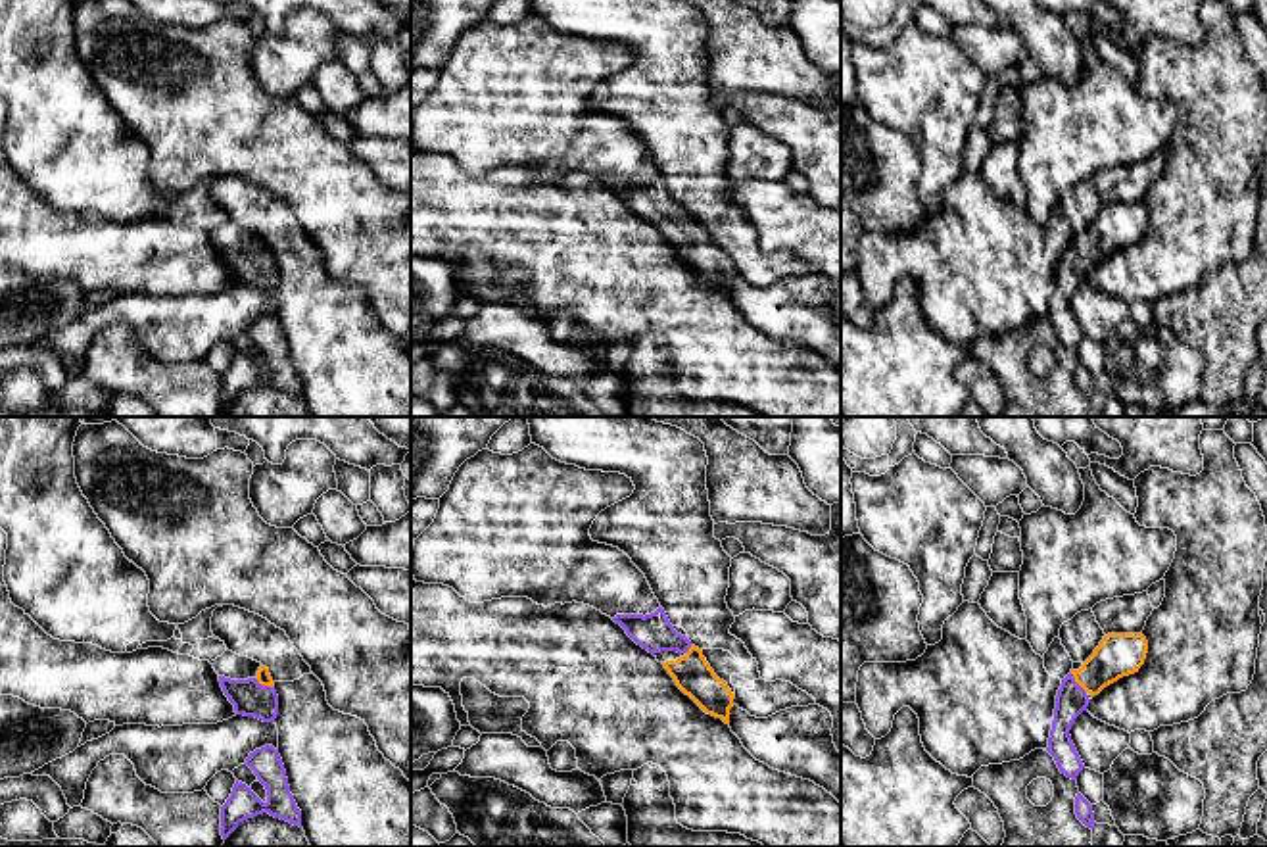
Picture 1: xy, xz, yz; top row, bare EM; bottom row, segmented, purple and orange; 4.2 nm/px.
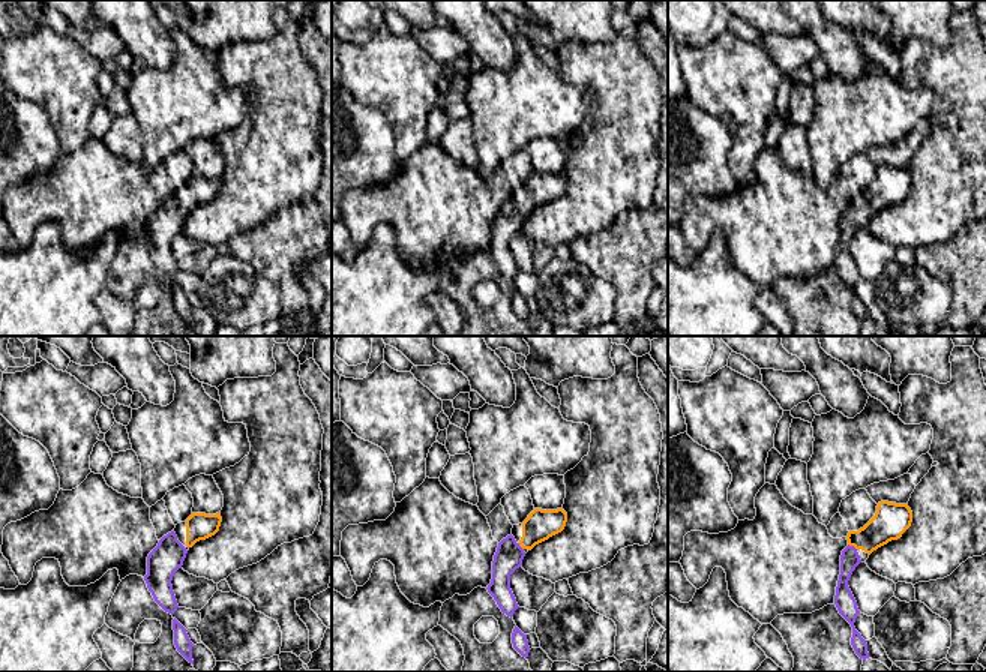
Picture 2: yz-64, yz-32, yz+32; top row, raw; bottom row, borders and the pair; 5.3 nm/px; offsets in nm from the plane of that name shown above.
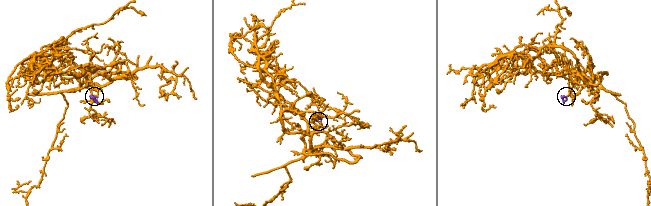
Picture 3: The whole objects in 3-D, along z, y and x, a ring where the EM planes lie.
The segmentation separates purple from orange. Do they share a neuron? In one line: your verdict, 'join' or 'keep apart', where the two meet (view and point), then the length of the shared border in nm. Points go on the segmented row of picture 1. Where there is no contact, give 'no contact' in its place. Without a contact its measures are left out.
join | yz (1075, 682) | 120 nm

